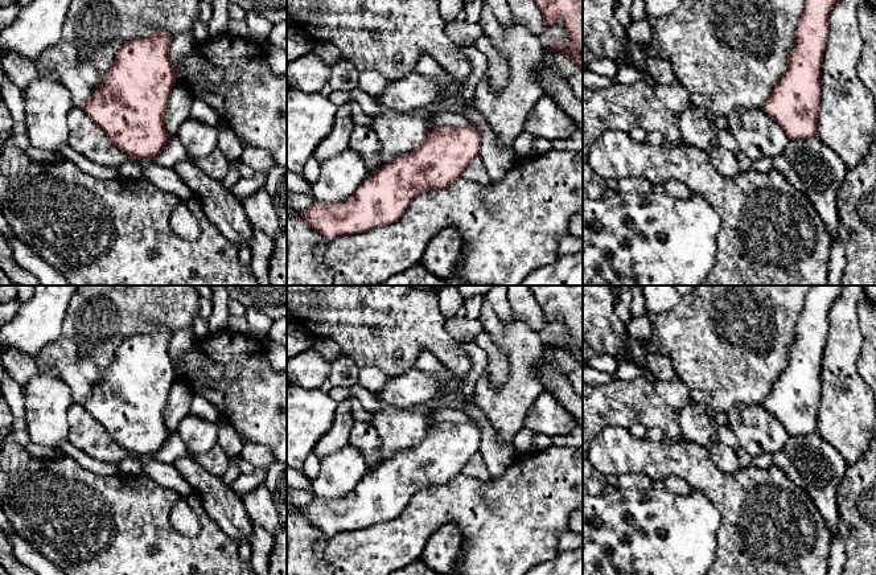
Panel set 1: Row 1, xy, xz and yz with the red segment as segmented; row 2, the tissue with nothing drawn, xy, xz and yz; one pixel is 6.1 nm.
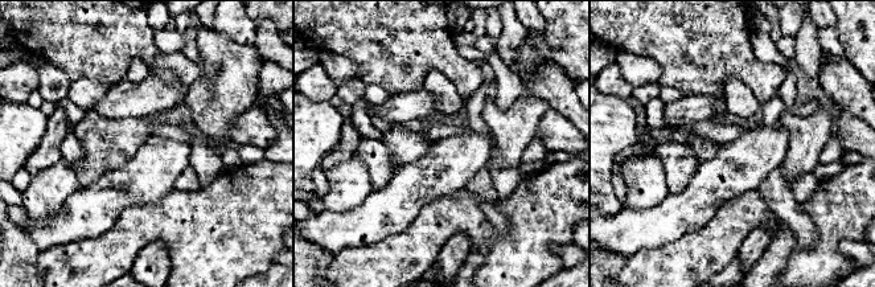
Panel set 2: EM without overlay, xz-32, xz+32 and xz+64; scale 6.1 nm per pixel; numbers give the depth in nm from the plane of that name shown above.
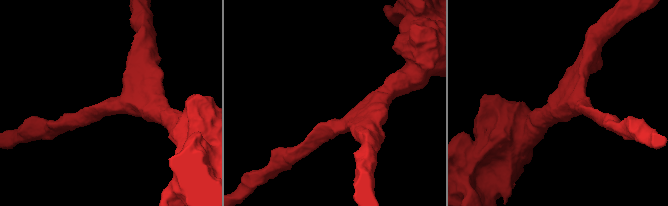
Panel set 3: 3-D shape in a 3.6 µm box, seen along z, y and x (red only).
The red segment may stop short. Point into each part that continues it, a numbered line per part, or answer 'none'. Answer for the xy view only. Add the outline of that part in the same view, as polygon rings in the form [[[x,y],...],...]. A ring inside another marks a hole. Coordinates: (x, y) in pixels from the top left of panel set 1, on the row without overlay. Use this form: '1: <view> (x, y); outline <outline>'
none

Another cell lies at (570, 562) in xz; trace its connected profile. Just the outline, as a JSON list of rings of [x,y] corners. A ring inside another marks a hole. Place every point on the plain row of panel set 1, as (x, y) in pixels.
[[[583,547],[567,550],[535,564],[525,575],[583,575]]]

